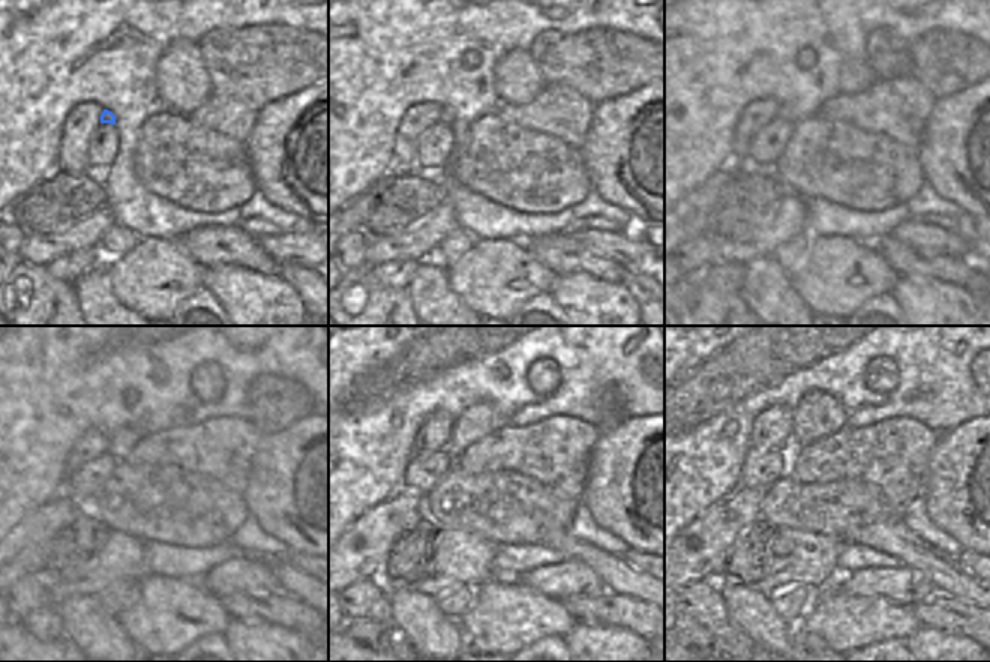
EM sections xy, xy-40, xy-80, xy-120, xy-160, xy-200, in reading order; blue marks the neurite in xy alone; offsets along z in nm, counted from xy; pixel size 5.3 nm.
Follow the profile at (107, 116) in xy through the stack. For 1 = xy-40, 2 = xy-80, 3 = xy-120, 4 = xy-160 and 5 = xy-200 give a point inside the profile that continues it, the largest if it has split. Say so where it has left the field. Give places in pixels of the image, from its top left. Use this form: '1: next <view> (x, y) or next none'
1: next xy-40 (446, 116)
2: next xy-80 (785, 113)
3: next xy-120 (126, 439)
4: next xy-160 (482, 419)
5: next xy-200 (818, 415)

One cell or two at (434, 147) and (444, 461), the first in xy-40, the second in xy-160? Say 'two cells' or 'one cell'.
one cell

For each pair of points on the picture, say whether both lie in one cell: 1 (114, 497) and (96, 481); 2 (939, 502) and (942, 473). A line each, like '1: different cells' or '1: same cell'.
1: different cells
2: same cell

